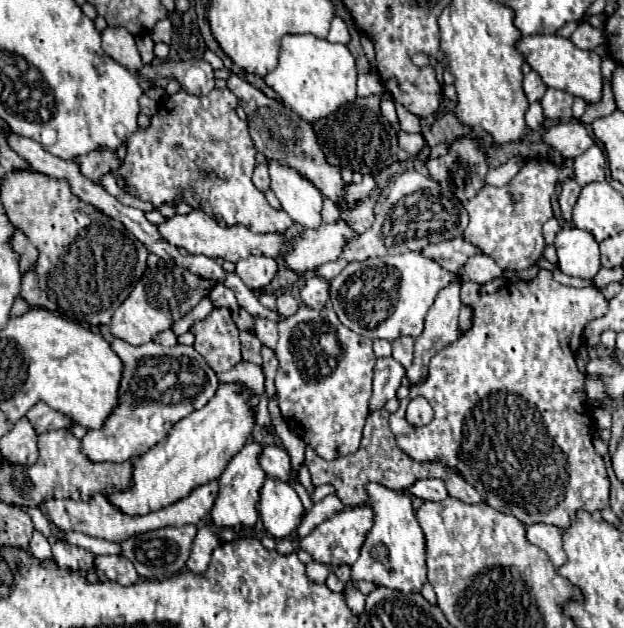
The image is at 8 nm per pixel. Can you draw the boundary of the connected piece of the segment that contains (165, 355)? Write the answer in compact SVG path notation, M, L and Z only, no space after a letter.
M114 339L110 347L124 365L118 389L118 405L104 421L102 429L92 429L86 433L82 447L92 461L122 463L146 453L150 447L160 443L182 417L202 409L214 397L218 379L206 359L198 355L194 347L164 347L154 341L134 347L118 339Z

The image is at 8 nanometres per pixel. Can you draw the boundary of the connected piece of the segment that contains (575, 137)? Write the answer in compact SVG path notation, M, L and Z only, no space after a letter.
M570 119L568 123L546 127L542 131L542 141L552 151L558 151L562 157L570 157L570 159L582 155L590 145L594 145L594 137L578 119Z

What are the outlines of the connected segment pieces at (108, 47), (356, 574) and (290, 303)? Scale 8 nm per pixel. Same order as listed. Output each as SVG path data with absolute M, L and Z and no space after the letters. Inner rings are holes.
M106 27L100 35L102 35L104 53L110 55L116 63L126 67L130 73L134 73L134 71L138 71L142 67L140 53L136 49L136 41L126 29Z
M378 483L366 485L366 493L368 493L366 505L370 505L374 511L374 525L370 533L366 535L358 561L352 565L352 581L364 579L364 581L372 581L374 585L384 585L404 593L420 591L422 585L426 583L426 539L424 539L422 527L418 525L414 517L410 495L386 489L384 485L378 485ZM376 543L384 543L390 549L388 563L378 563L372 559L370 549Z
M278 293L276 297L276 311L282 315L282 317L290 317L298 311L298 301L288 295L288 293Z

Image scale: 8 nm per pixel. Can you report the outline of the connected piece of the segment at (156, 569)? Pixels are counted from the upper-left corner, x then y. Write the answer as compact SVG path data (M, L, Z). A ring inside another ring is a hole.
M184 525L184 527L164 527L164 529L144 533L144 535L136 535L136 537L130 537L120 543L122 551L124 551L122 555L134 563L134 567L142 579L162 581L166 577L180 573L186 567L196 531L198 531L196 525Z

